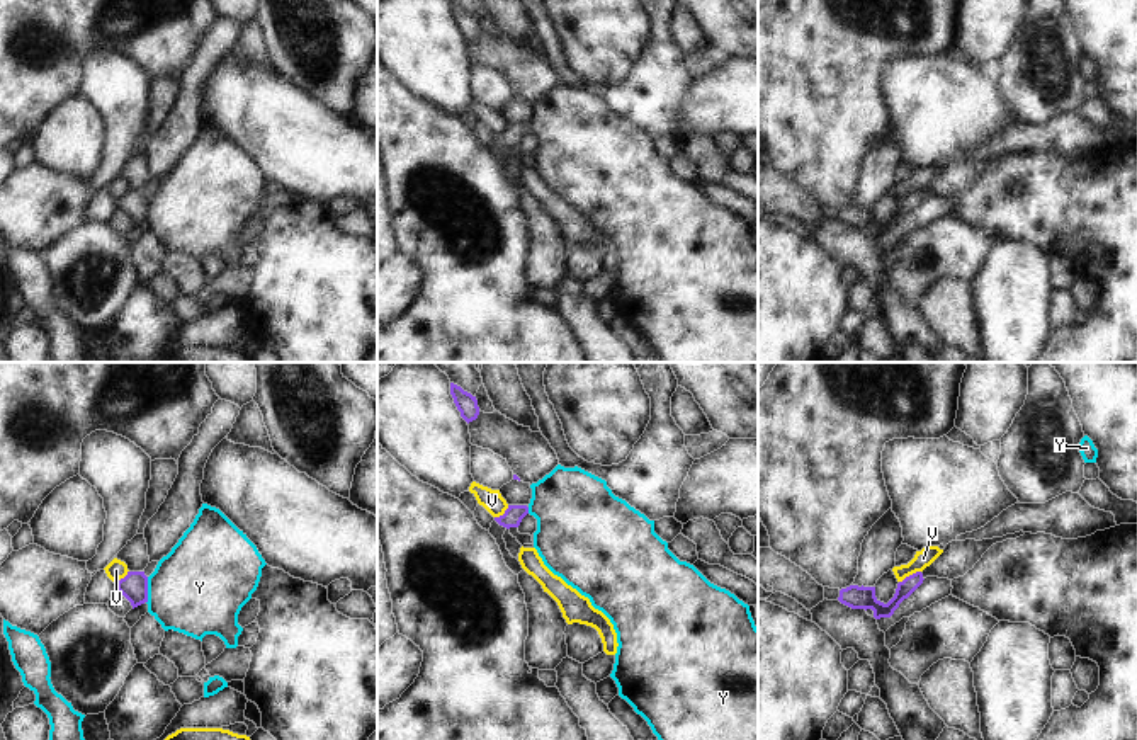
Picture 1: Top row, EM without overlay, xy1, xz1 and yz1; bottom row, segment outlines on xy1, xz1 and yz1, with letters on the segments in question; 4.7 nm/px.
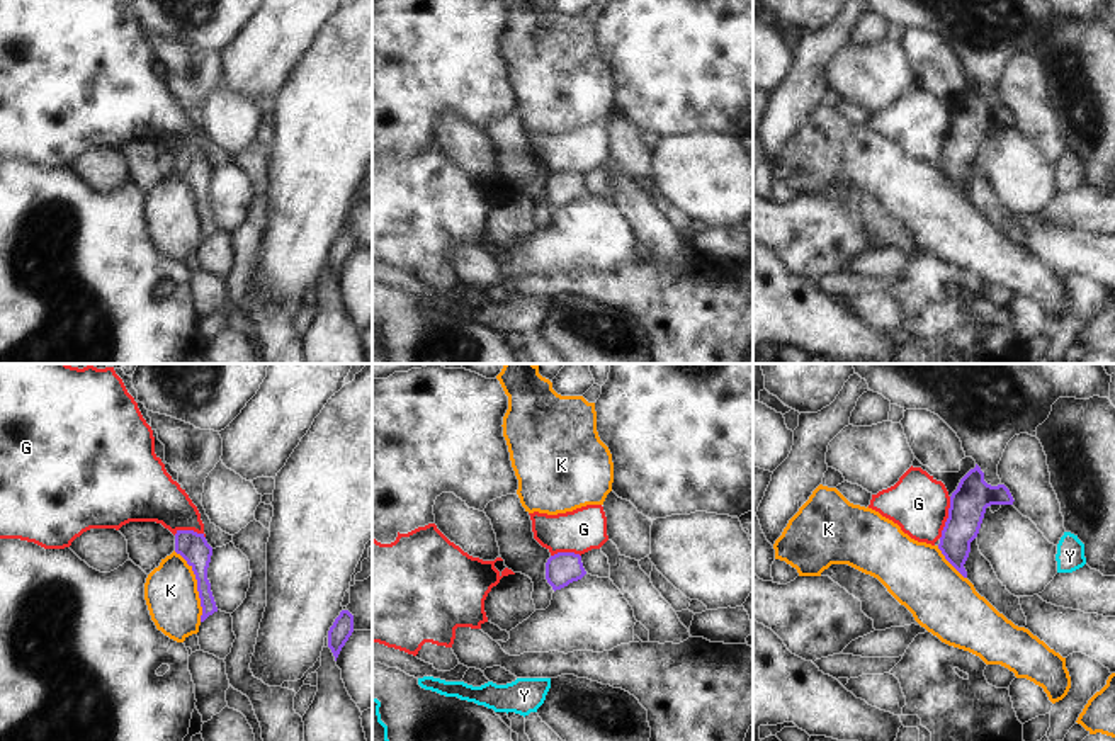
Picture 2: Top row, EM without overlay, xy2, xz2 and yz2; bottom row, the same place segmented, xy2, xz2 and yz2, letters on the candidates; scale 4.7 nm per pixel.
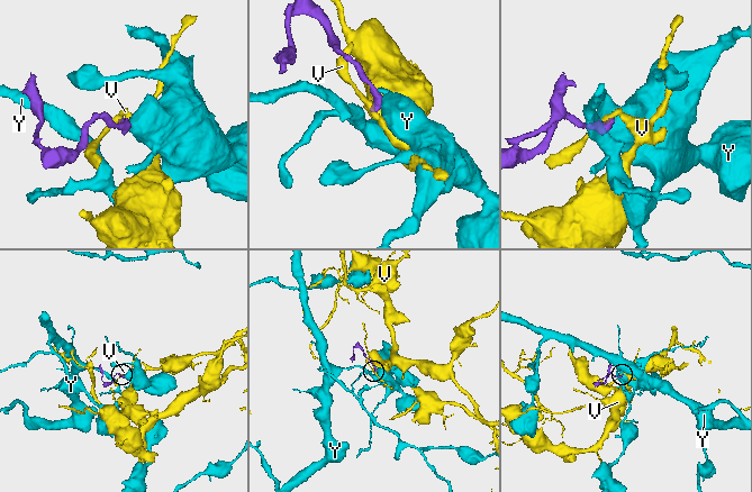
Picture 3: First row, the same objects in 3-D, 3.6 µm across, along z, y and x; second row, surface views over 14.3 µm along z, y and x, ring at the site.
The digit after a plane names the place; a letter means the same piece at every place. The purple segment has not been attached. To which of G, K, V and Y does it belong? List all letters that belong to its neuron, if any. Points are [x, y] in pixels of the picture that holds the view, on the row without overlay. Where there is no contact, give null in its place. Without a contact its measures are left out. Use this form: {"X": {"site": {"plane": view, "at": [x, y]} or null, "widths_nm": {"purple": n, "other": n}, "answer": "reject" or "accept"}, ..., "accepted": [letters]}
{"G": {"site": {"plane": "yz2", "at": [949, 136]}, "widths_nm": {"purple": 180, "other": 280}, "answer": "reject"}, "K": {"site": {"plane": "xy2", "at": [198, 204]}, "widths_nm": {"purple": 140, "other": 260}, "answer": "reject"}, "V": {"site": {"plane": "yz1", "at": [910, 194]}, "widths_nm": {"purple": 110, "other": 90}, "answer": "reject"}, "Y": {"site": {"plane": "xy1", "at": [147, 210]}, "widths_nm": {"purple": 130, "other": 440}, "answer": "reject"}, "accepted": []}

